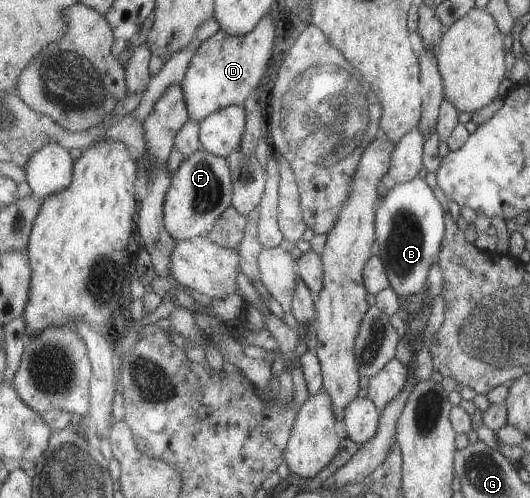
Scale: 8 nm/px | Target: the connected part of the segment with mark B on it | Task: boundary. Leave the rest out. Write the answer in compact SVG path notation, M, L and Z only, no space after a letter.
M416 177L414 180L397 184L383 199L379 201L376 217L376 241L380 245L380 258L388 271L390 285L401 298L417 296L425 291L429 269L433 263L438 263L446 236L446 212L441 201L435 197L433 189L424 179Z

